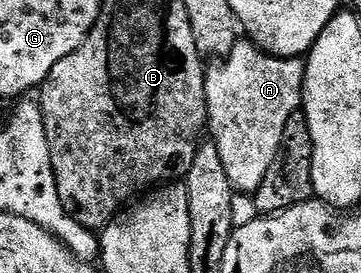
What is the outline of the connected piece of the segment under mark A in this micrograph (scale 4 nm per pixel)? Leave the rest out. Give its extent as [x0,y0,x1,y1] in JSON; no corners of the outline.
[204,42,305,193]

